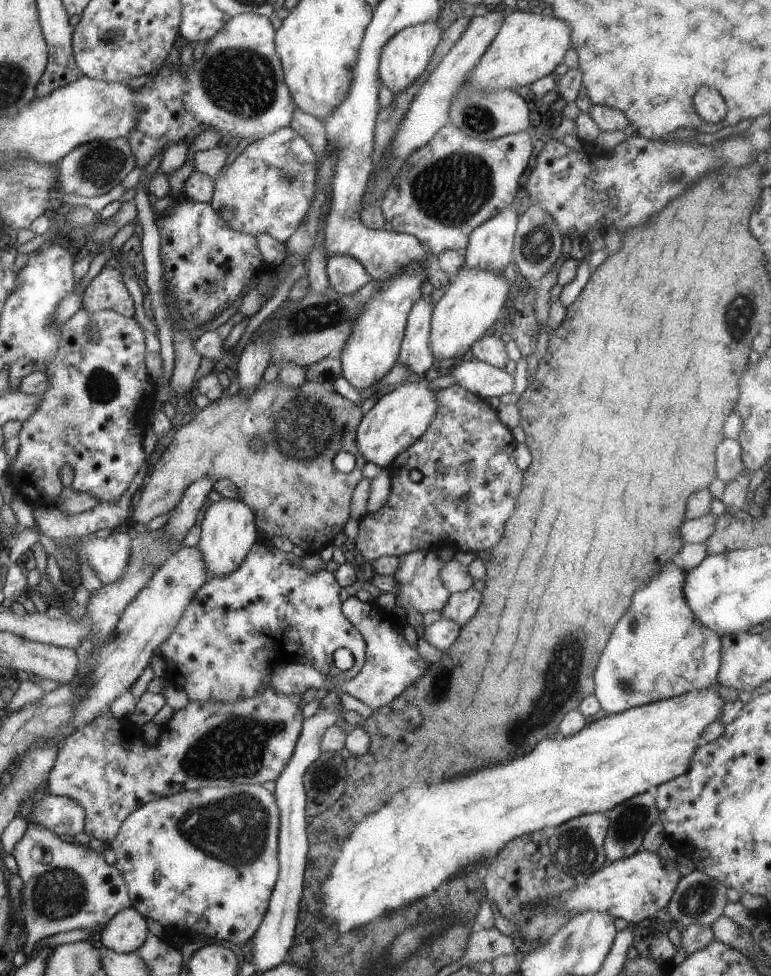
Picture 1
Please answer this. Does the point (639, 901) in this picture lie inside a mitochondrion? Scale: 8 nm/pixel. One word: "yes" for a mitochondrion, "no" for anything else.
no

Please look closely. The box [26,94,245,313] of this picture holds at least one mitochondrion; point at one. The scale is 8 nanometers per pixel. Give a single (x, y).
(101, 164)

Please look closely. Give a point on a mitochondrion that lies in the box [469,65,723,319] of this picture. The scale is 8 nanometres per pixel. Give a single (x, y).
(537, 246)

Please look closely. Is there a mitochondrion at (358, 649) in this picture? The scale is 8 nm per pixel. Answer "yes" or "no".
no

